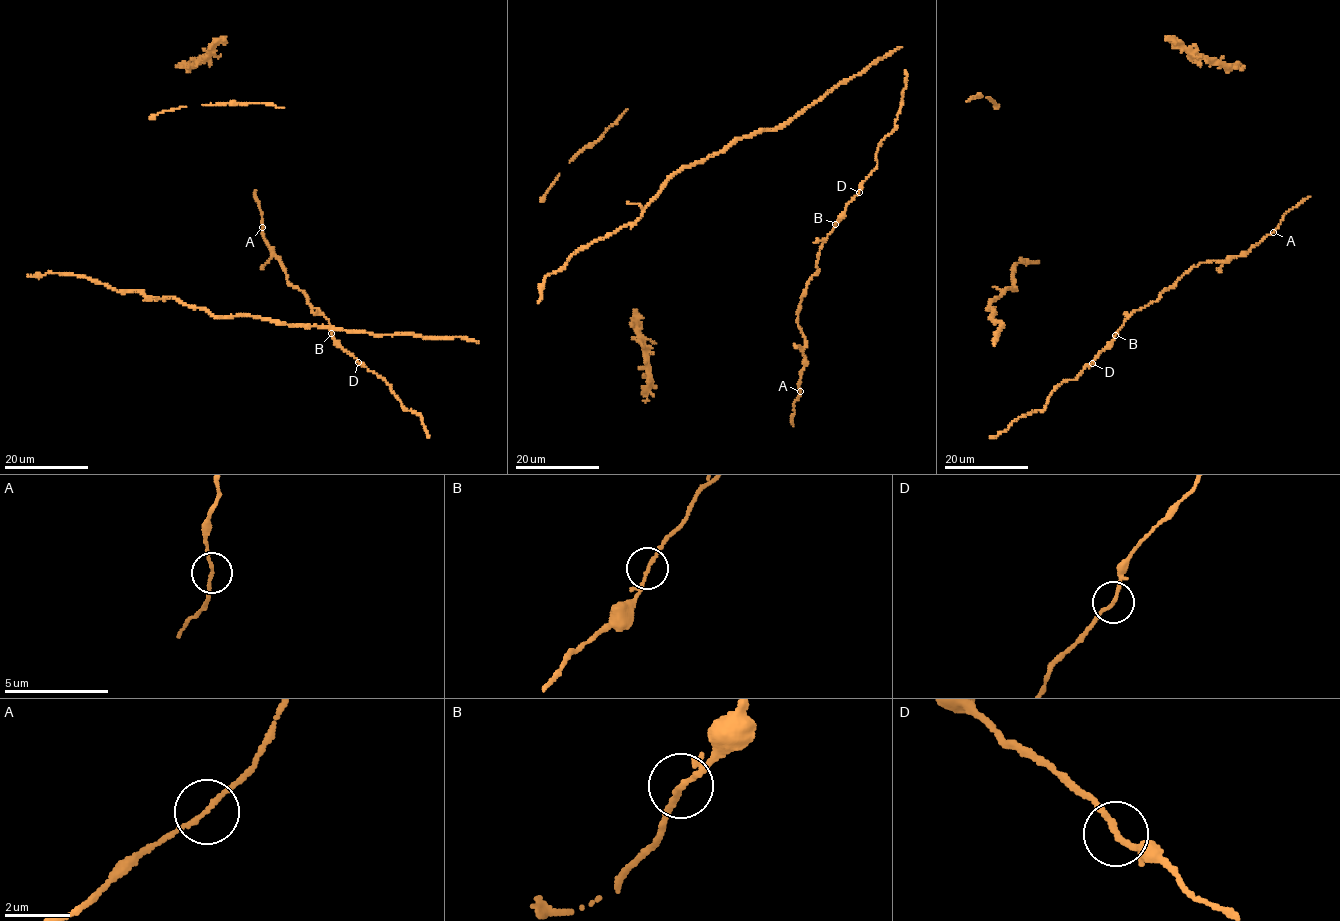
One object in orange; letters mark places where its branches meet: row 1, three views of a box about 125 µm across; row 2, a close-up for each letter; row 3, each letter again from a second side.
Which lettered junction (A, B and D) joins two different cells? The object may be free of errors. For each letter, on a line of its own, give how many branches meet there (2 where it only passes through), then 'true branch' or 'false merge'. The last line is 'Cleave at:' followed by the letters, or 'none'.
A: 2 branches meet; true branch
B: 2 branches meet; true branch
D: 2 branches meet; true branch
Cleave at: none

